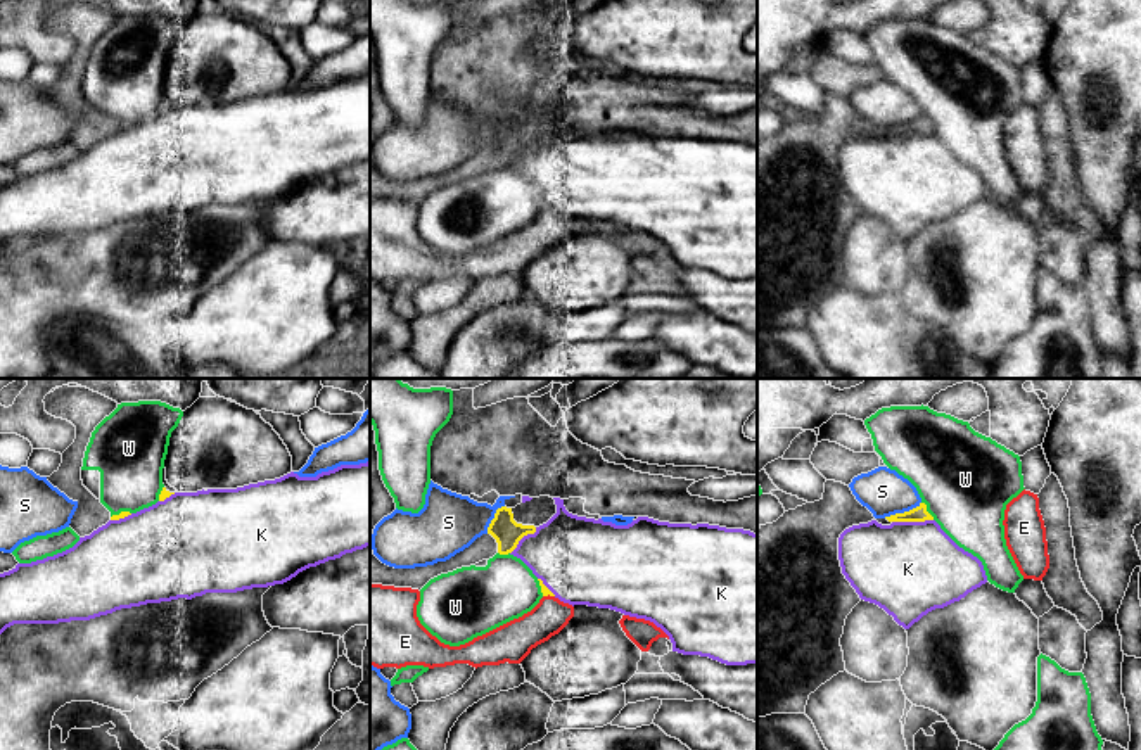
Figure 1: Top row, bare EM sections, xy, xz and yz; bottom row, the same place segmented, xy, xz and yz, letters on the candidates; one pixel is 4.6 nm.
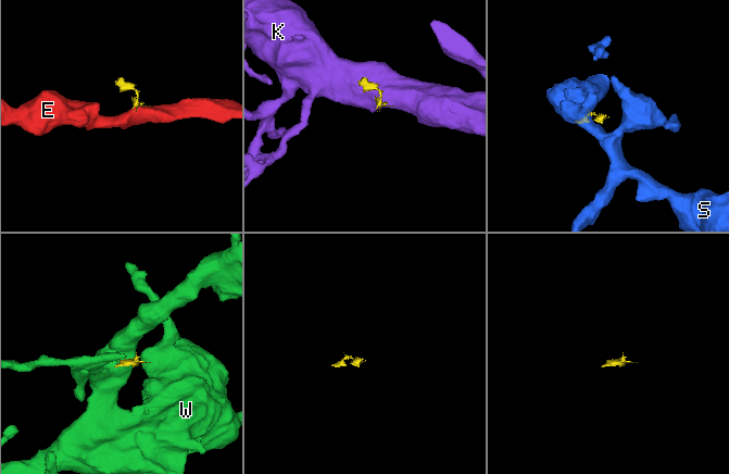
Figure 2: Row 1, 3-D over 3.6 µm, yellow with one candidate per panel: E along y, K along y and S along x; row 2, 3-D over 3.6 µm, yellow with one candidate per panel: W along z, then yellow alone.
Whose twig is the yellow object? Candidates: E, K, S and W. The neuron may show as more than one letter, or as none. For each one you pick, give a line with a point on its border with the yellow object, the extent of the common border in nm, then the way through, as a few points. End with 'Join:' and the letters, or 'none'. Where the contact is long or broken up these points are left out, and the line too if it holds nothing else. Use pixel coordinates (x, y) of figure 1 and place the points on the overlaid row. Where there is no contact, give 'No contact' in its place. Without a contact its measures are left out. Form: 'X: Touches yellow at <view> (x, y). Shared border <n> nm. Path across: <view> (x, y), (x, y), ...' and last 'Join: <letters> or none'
Join: none

